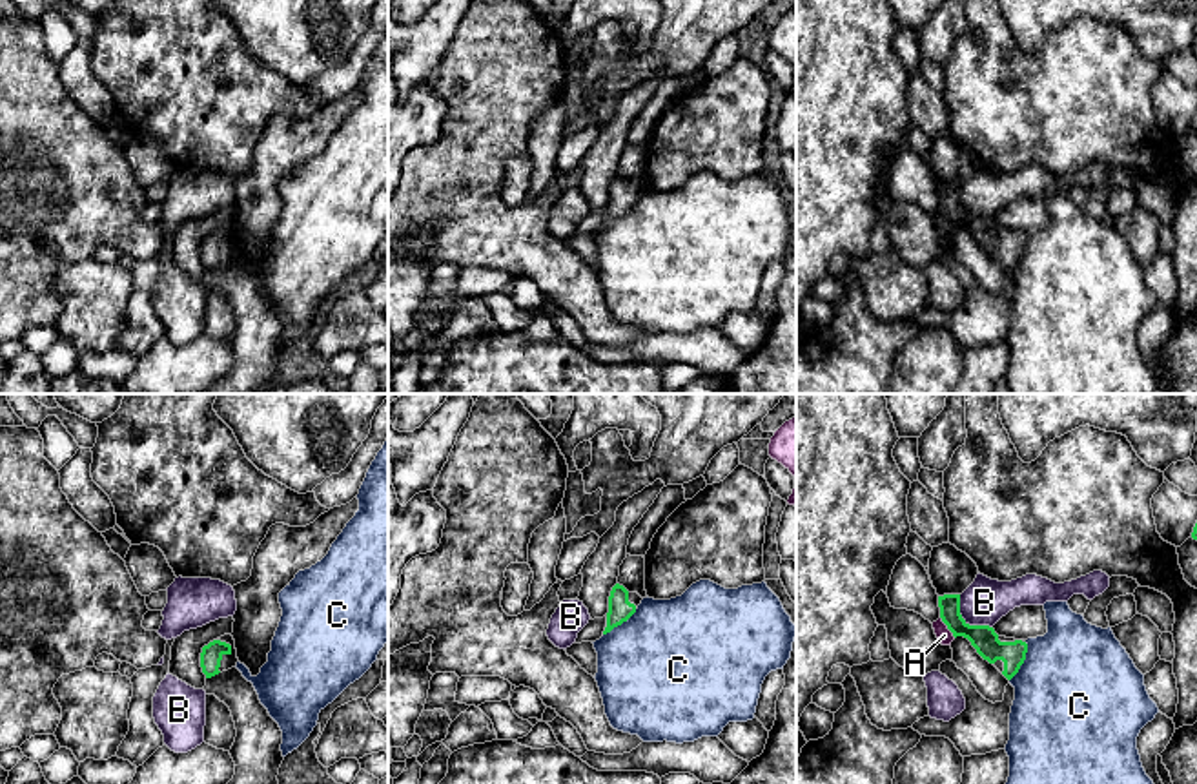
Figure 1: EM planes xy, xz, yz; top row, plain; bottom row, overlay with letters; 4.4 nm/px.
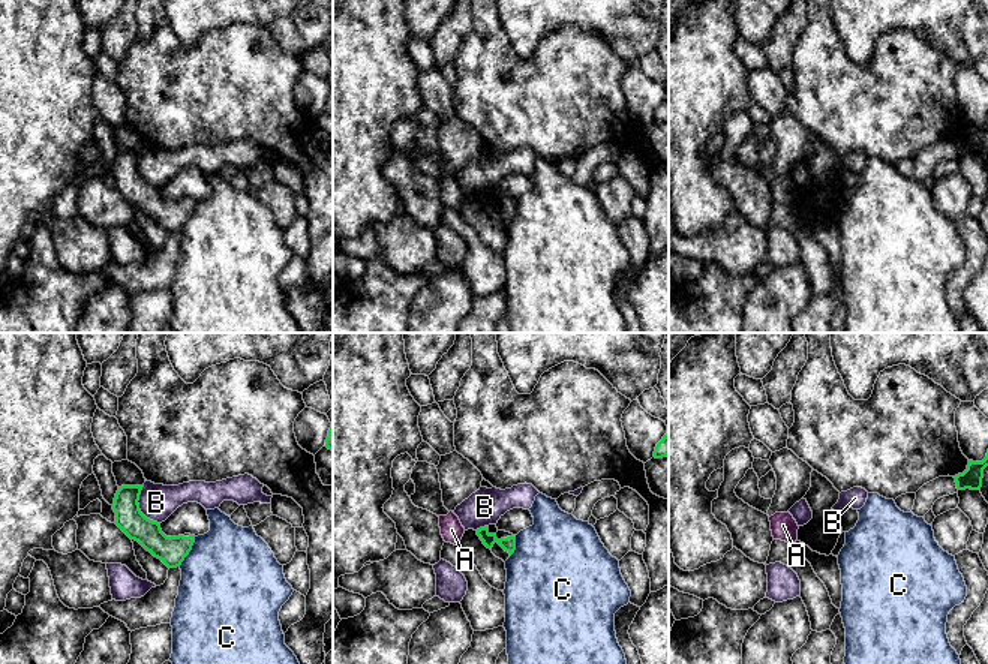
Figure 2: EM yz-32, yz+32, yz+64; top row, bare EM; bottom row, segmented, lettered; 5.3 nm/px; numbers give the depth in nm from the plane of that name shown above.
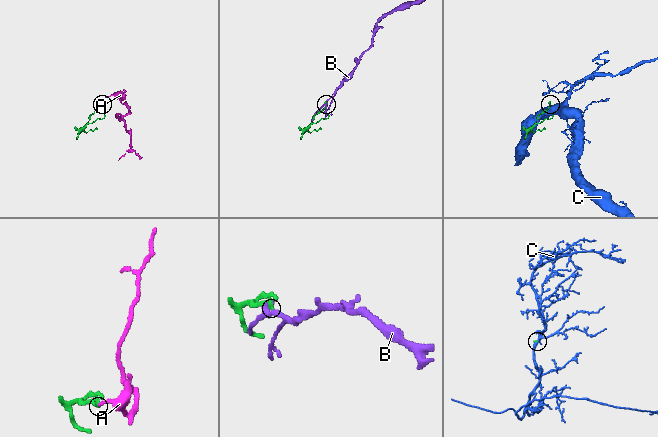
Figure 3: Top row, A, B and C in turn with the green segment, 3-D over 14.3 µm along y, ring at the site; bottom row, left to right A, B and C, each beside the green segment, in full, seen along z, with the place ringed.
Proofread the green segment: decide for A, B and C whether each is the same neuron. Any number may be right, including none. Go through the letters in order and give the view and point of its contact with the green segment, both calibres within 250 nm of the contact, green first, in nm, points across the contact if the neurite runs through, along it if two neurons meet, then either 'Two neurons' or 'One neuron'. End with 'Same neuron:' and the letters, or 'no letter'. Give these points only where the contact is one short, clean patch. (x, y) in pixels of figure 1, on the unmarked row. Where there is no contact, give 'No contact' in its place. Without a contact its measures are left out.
A: Touches green at yz (948, 219). Thickness 120 nm (green) against 70 nm. Boundary: yz (941, 208), (955, 228). Two neurons
B: Touches green at yz (964, 212). Thickness 120 nm (green) against 200 nm. Boundary: yz (959, 186), (959, 205), (970, 216), (988, 216), (992, 219). Two neurons
C: Touches green at yz (1023, 254). Thickness 120 nm (green) against 500 nm. Boundary: yz (1026, 234), (1026, 250), (1010, 272). Two neurons
Same neuron: no letter

